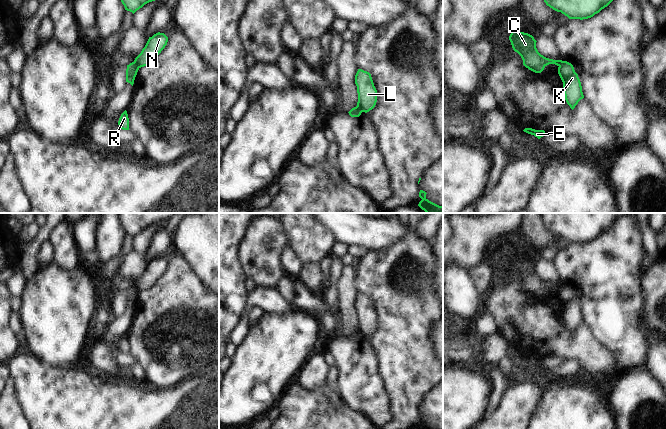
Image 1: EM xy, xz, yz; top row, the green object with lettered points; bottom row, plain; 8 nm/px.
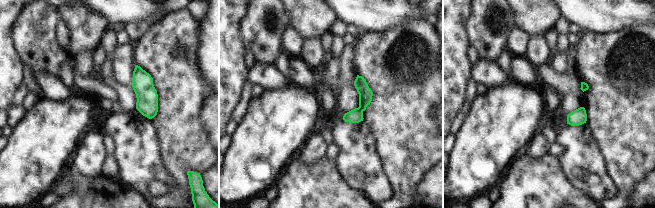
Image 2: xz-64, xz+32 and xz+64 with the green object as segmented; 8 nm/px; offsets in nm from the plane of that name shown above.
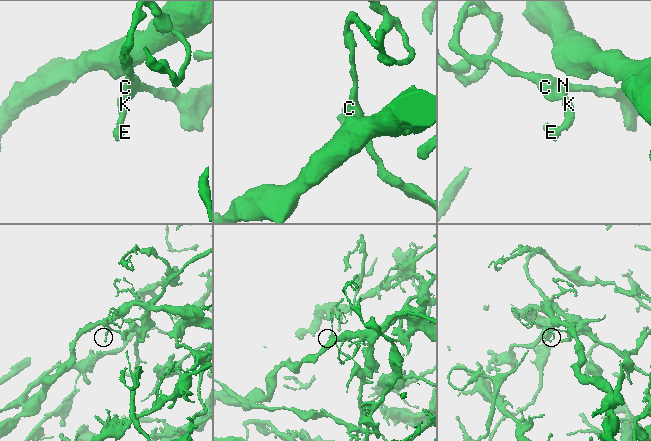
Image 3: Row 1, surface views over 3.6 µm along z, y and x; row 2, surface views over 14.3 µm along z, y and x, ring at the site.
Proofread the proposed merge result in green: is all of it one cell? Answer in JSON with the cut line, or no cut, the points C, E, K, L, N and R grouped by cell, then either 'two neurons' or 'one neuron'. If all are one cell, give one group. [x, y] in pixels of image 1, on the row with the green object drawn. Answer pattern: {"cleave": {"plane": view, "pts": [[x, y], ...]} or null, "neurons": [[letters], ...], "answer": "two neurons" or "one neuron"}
{"cleave": {"plane": "xz", "pts": [[357, 105], [363, 111]]}, "neurons": [["C", "L", "N"], ["E", "K", "R"]], "answer": "two neurons"}

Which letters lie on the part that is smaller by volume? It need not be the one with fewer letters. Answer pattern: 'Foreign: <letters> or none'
Foreign: E, K, R

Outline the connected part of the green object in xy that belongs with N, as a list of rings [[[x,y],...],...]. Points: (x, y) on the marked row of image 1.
[[[156,33],[149,37],[145,47],[141,53],[135,58],[134,63],[139,67],[147,66],[152,63],[156,57],[165,48],[168,42],[168,37],[164,33]]]

